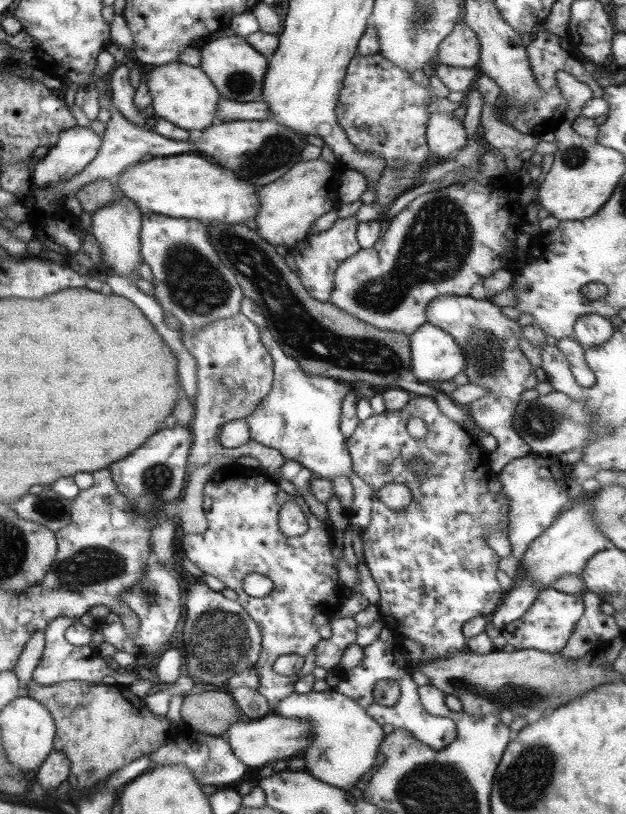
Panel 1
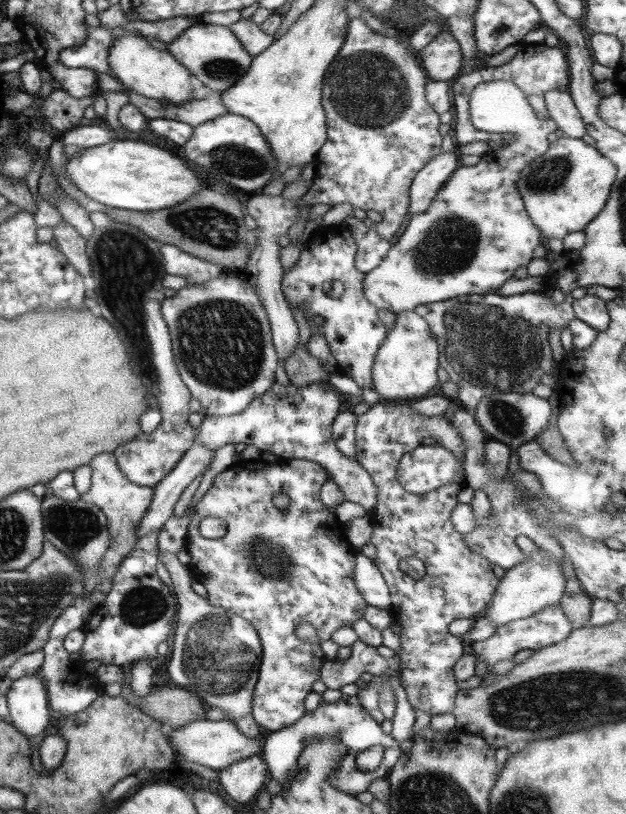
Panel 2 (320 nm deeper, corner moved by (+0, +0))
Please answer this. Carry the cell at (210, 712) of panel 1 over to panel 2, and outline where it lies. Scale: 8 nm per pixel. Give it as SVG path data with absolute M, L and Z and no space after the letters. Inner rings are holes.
M123 683L120 689L120 697L133 708L138 708L143 714L149 718L160 722L165 729L177 729L181 725L192 720L204 718L204 712L207 707L200 698L183 690L177 686L155 687L145 696L137 696L128 686Z

